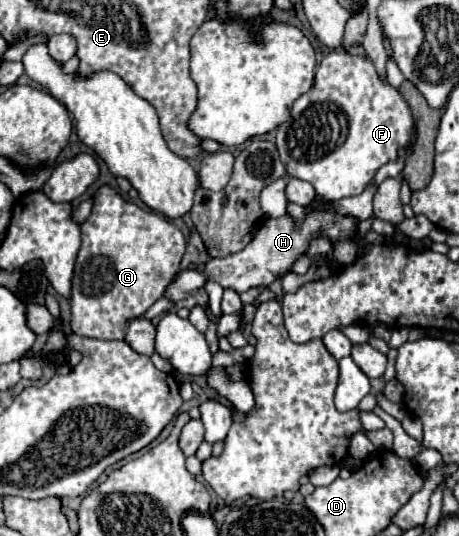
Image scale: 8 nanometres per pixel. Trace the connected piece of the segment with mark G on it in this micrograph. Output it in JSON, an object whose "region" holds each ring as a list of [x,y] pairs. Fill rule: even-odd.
{"region":[[[111,186],[93,194],[91,216],[81,224],[81,250],[71,294],[71,330],[83,338],[123,340],[127,320],[141,316],[179,274],[185,254],[183,232],[165,216],[123,200]]]}

